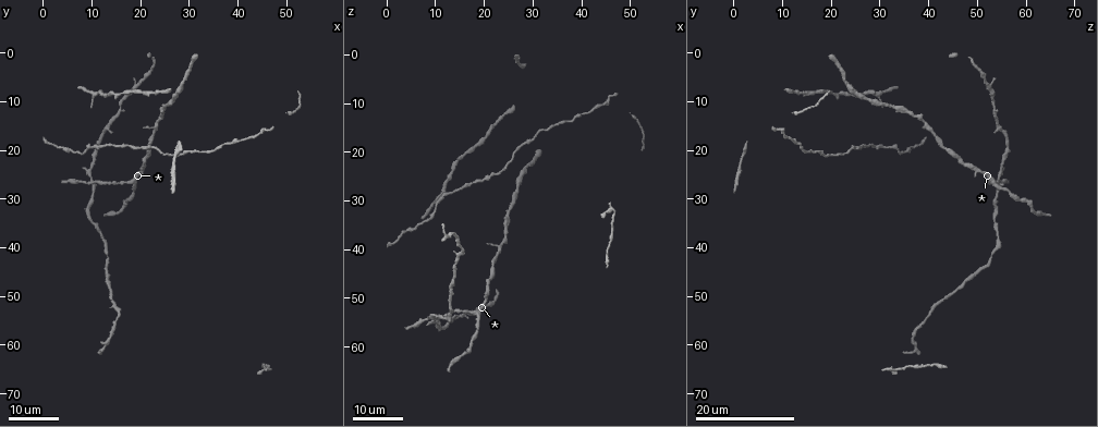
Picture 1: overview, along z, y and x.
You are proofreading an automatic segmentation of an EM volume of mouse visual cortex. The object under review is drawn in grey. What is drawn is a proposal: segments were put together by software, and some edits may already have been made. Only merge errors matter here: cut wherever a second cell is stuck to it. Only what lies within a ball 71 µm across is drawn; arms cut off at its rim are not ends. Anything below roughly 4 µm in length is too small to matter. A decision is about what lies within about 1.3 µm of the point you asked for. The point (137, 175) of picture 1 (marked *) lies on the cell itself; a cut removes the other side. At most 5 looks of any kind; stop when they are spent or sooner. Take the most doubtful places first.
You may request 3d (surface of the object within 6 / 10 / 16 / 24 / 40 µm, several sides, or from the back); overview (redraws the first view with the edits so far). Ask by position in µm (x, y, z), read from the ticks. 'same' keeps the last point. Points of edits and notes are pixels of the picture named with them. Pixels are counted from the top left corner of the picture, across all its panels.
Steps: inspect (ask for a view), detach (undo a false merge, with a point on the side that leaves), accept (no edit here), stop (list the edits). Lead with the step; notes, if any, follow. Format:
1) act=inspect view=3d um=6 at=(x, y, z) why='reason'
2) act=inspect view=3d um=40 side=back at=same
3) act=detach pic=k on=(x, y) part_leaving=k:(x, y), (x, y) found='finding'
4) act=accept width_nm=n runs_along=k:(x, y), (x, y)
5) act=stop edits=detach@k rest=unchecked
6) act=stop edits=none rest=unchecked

act=inspect view=3d um=16 at=(25.5, 10.0, 28.5)

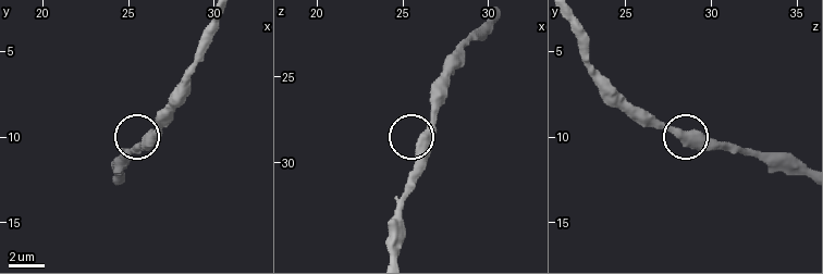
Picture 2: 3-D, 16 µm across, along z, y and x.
act=inspect view=3d um=6 at=(26.1, 10.6, 28.9) why='zoom in'

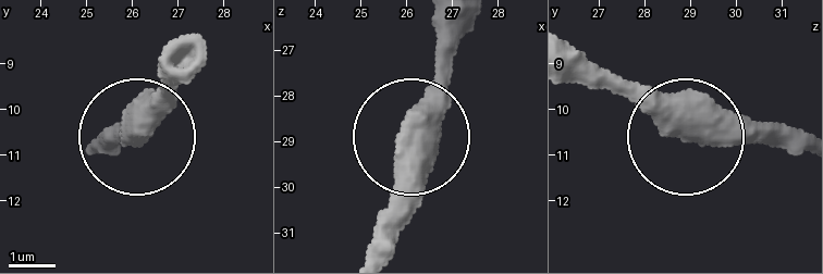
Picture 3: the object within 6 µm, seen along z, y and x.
act=accept runs_along=3:(803, 147), (710, 144), (663, 128), (585, 53) found='all the same cell'

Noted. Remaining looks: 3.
act=inspect view=3d um=16 at=(18.5, 27.0, 53.0) why='branch point'

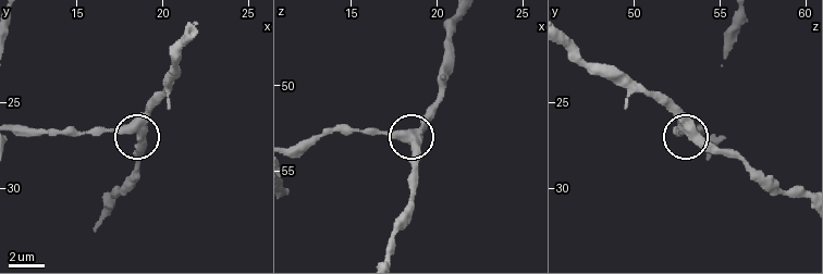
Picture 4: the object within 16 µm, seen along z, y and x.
act=inspect view=3d um=10 at=(18.1, 26.7, 53.0)

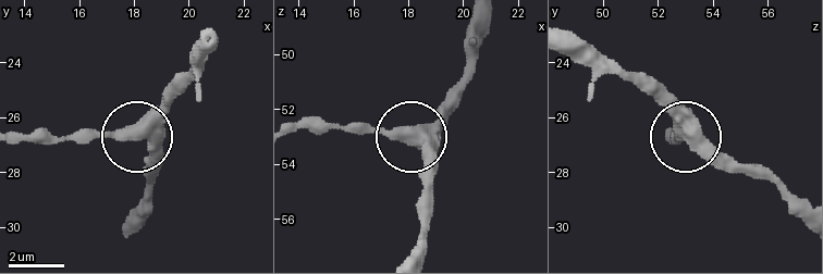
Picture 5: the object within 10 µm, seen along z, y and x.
act=accept runs_along=5:(446, 111), (416, 136), (427, 197) found='all the same cell'

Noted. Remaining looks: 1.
act=stop edits=none rest=unchecked

